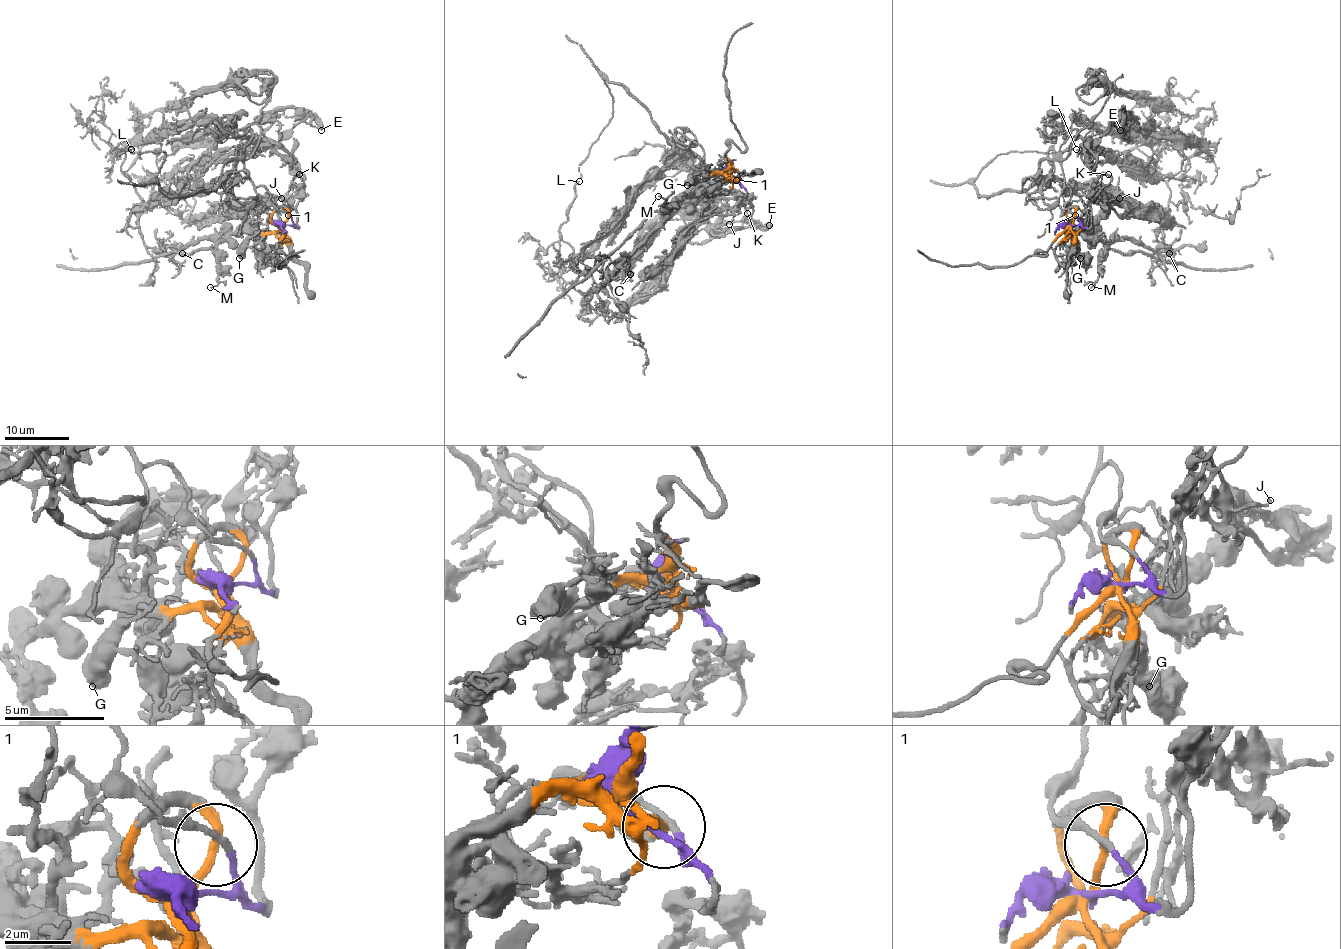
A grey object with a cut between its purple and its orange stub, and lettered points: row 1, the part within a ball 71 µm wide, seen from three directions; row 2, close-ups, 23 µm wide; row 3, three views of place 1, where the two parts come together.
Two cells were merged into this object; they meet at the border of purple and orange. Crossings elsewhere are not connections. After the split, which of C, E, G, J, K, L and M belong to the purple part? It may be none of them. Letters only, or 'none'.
E, J, K, L

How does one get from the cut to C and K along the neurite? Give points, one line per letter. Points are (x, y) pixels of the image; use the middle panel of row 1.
C: (729, 174), (698, 179), (674, 203), (663, 223), (627, 260), (630, 275)
K: (729, 176), (740, 185), (752, 203), (752, 213), (749, 216), (747, 213)

